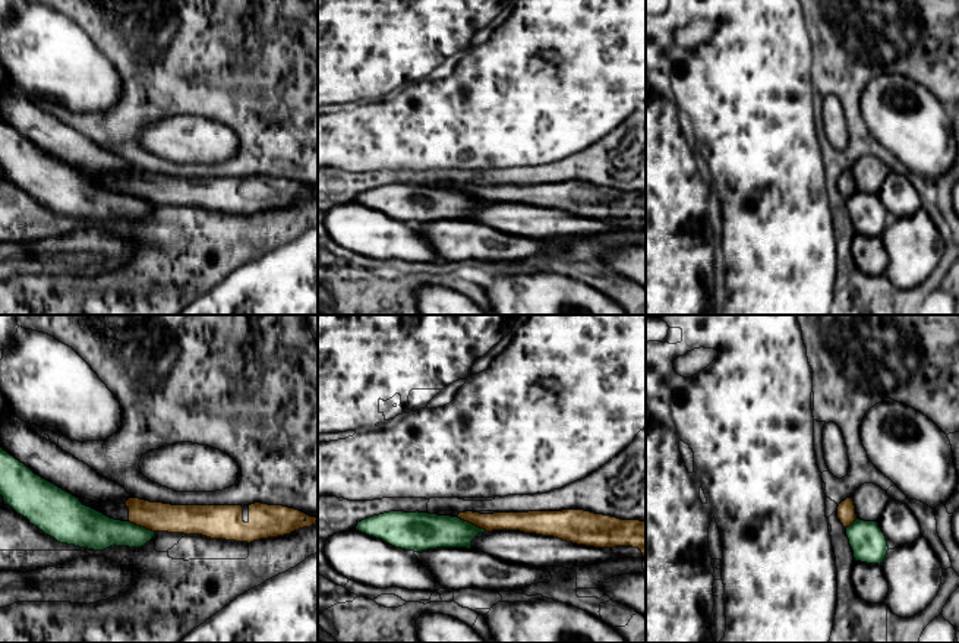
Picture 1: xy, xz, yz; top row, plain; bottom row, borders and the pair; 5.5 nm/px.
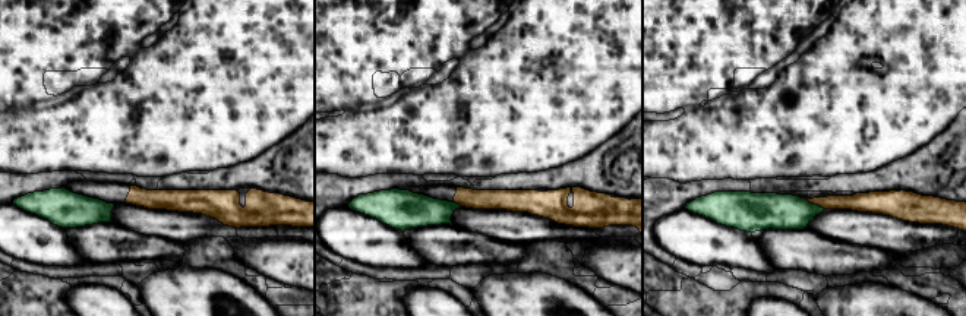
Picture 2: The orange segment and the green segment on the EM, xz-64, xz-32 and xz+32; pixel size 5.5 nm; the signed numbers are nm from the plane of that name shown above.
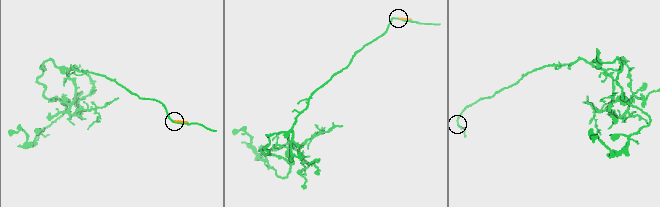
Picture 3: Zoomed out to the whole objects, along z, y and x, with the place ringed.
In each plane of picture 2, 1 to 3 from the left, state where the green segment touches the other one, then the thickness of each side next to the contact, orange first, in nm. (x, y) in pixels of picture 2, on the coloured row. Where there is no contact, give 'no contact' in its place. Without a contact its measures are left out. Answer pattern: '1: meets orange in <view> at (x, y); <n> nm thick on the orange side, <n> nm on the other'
1: no contact
2: meets orange in xz-32 at (458, 204); 110 nm thick on the orange side, 180 nm on the other
3: meets orange in xz+32 at (813, 202); 100 nm thick on the orange side, 190 nm on the other

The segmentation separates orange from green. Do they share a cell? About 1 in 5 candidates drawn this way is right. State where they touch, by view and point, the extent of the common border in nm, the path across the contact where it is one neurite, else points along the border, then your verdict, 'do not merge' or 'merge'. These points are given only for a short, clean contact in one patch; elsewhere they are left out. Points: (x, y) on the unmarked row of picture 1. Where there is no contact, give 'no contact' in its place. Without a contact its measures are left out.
meets orange in xz at (472, 195); contact 180 nm long; border along xz (457, 189), (486, 202); do not merge

